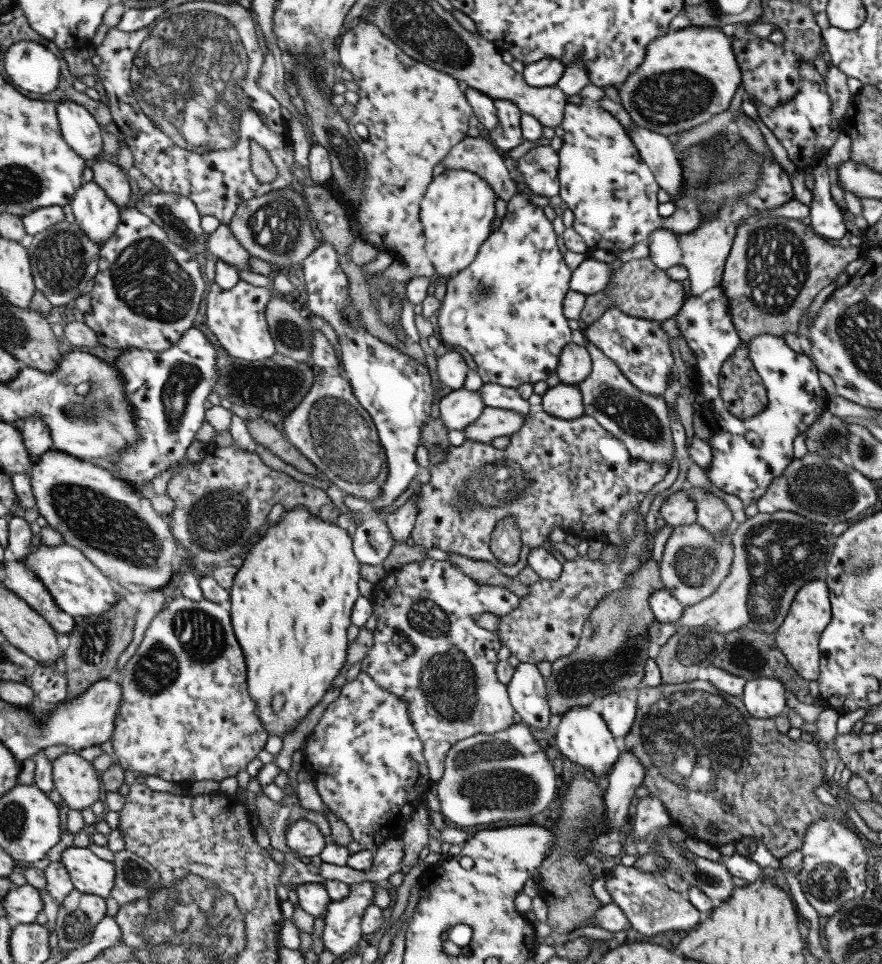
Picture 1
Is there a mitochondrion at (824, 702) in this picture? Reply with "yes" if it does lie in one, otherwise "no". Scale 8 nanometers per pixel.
no

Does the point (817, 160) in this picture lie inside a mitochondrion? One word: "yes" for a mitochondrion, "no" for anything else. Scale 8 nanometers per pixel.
no

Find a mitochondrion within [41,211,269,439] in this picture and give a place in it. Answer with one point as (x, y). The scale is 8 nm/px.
(148, 279)

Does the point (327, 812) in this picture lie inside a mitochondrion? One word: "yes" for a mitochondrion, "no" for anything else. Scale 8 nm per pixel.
no

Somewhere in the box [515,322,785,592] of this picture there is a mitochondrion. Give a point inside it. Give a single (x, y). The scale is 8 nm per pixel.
(630, 414)

